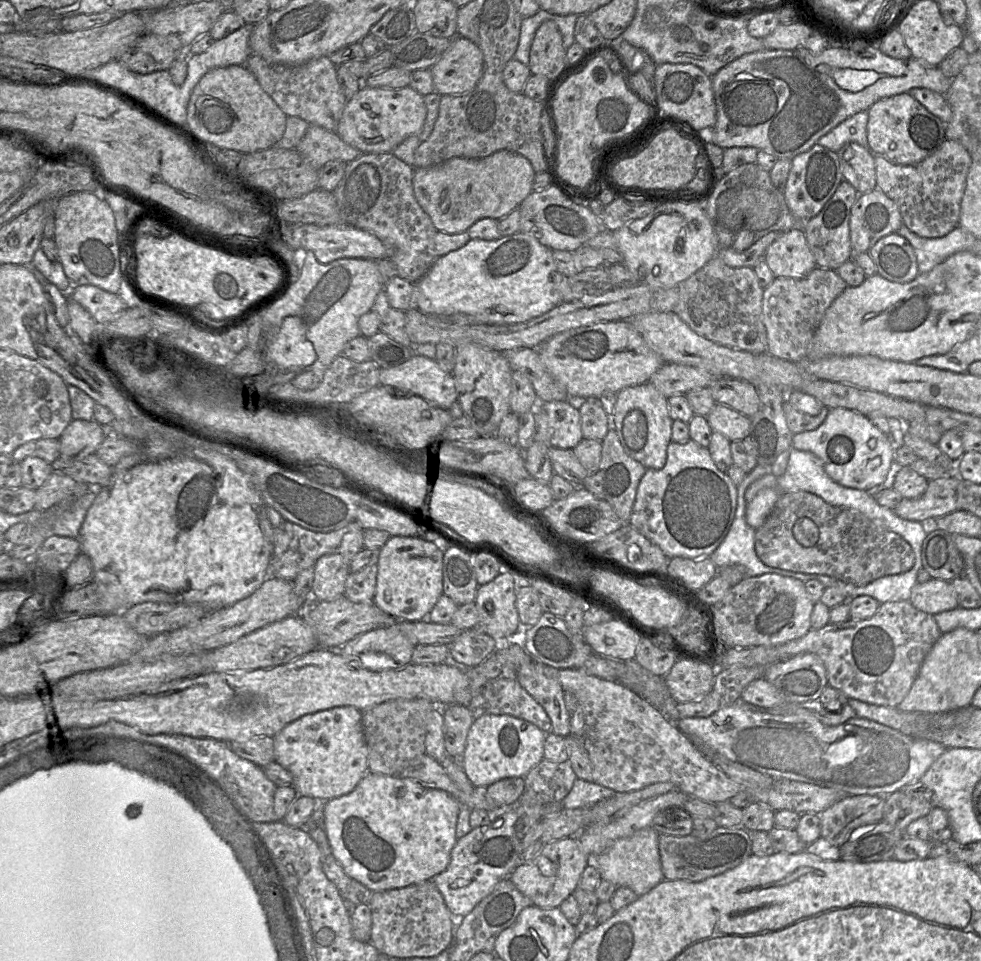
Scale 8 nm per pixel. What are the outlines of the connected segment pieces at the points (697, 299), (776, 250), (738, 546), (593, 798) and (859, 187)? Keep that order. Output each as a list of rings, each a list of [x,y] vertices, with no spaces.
[[[717,255],[710,259],[702,268],[697,270],[694,274],[688,277],[685,281],[679,285],[679,301],[674,312],[697,334],[728,348],[748,351],[753,354],[760,354],[767,352],[767,332],[762,320],[762,306],[763,306],[763,293],[764,288],[760,285],[758,277],[752,267],[730,267],[724,263],[724,261]]]
[[[801,225],[782,232],[768,247],[764,260],[775,277],[802,278],[817,266]]]
[[[756,465],[755,468],[745,475],[743,481],[737,486],[737,507],[735,512],[734,520],[731,524],[731,527],[722,541],[722,543],[718,546],[718,548],[710,555],[710,559],[712,562],[720,568],[728,567],[728,566],[744,566],[746,570],[746,577],[754,577],[760,576],[763,574],[777,574],[785,577],[791,577],[798,579],[802,582],[806,582],[811,579],[819,580],[825,588],[827,587],[836,587],[837,588],[837,580],[836,578],[829,577],[826,575],[820,574],[806,574],[805,573],[797,573],[787,570],[782,570],[779,568],[771,568],[765,565],[756,555],[755,552],[755,533],[756,530],[750,527],[745,518],[746,511],[746,501],[745,501],[745,492],[746,489],[752,484],[754,481],[762,478],[767,474],[772,474],[772,465]]]
[[[576,778],[569,794],[562,800],[564,809],[591,808],[617,792],[593,782]]]
[[[847,143],[838,152],[842,175],[859,194],[876,188],[874,154],[858,143]]]

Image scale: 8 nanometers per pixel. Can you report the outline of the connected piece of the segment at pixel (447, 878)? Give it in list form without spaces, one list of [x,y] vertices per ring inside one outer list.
[[[509,808],[489,824],[474,828],[457,840],[447,868],[431,879],[441,892],[452,915],[468,915],[501,880],[509,878],[522,861],[521,841],[514,829],[517,819],[517,812]]]

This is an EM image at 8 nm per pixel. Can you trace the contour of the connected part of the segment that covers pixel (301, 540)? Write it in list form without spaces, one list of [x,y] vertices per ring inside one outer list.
[[[285,521],[274,531],[274,549],[270,561],[270,576],[285,580],[294,580],[304,569],[315,565],[316,561],[325,554],[337,553],[346,560],[351,559],[364,548],[364,529],[357,522],[330,532],[314,532],[290,521]]]

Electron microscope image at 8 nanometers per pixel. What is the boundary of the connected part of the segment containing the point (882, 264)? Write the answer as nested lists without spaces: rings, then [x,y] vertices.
[[[897,232],[879,239],[867,253],[876,266],[877,274],[889,281],[907,283],[919,274],[913,247]]]

